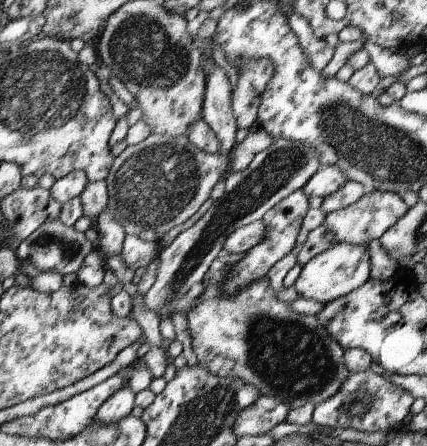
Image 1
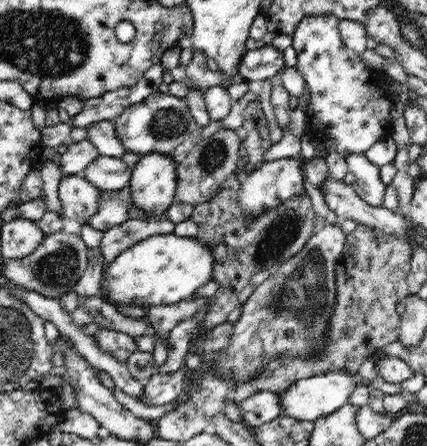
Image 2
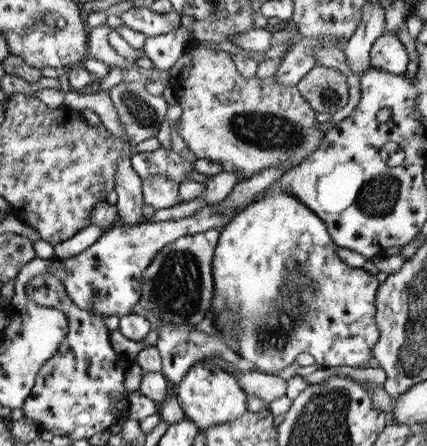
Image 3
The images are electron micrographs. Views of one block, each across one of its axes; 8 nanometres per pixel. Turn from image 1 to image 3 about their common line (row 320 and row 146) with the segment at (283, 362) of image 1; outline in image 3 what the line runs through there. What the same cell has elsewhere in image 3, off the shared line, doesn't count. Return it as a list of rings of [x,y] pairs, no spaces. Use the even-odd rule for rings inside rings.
[[[195,44],[187,48],[187,54],[193,56],[193,70],[189,72],[187,80],[175,84],[175,98],[181,106],[179,136],[197,158],[219,162],[223,172],[237,174],[239,182],[243,182],[271,166],[297,166],[321,146],[325,134],[321,132],[319,122],[315,122],[315,110],[307,106],[307,102],[297,92],[297,86],[279,86],[275,76],[263,80],[257,80],[255,76],[245,78],[237,72],[233,58],[227,52],[209,50]]]

